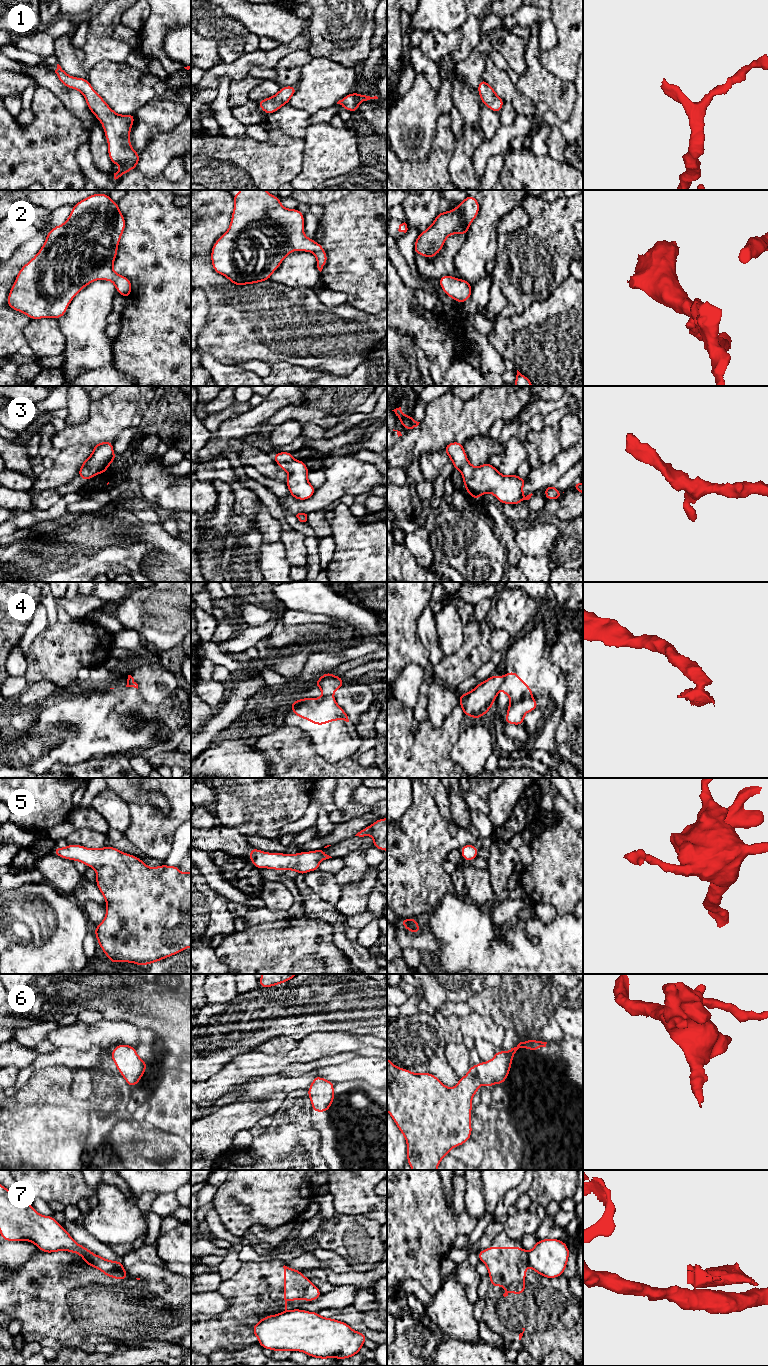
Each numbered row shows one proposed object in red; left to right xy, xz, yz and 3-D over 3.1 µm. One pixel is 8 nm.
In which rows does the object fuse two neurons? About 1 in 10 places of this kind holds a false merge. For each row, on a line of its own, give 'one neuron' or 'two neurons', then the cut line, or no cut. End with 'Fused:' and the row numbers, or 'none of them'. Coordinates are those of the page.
1: one neuron | no cut
2: one neuron | no cut
3: one neuron | no cut
4: two neurons | xz (332, 694), (323, 696)
5: one neuron | no cut
6: one neuron | no cut
7: two neurons | yz (527, 1253), (527, 1263), (529, 1265)
Fused: 4, 7

